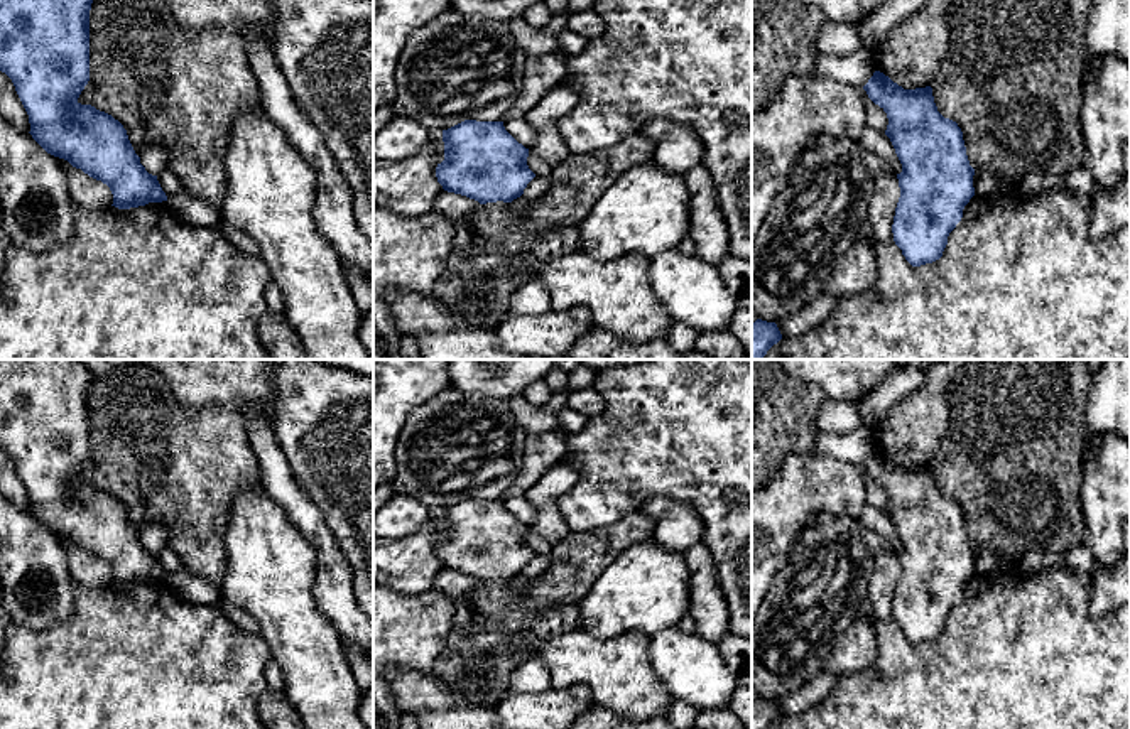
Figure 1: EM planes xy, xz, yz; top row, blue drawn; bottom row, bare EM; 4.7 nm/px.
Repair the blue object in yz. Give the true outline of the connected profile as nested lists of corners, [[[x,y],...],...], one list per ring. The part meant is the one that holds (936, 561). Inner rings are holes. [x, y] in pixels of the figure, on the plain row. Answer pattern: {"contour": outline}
{"contour": [[[875,449],[863,467],[887,491],[885,513],[902,542],[894,619],[912,645],[932,641],[975,574],[963,510],[937,489],[931,464],[904,467]]]}

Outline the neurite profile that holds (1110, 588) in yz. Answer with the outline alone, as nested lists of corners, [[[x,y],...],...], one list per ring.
[[[1130,518],[1123,523],[1122,559],[1111,569],[1096,565],[1089,575],[1089,619],[1096,621],[1120,606],[1130,606]]]

